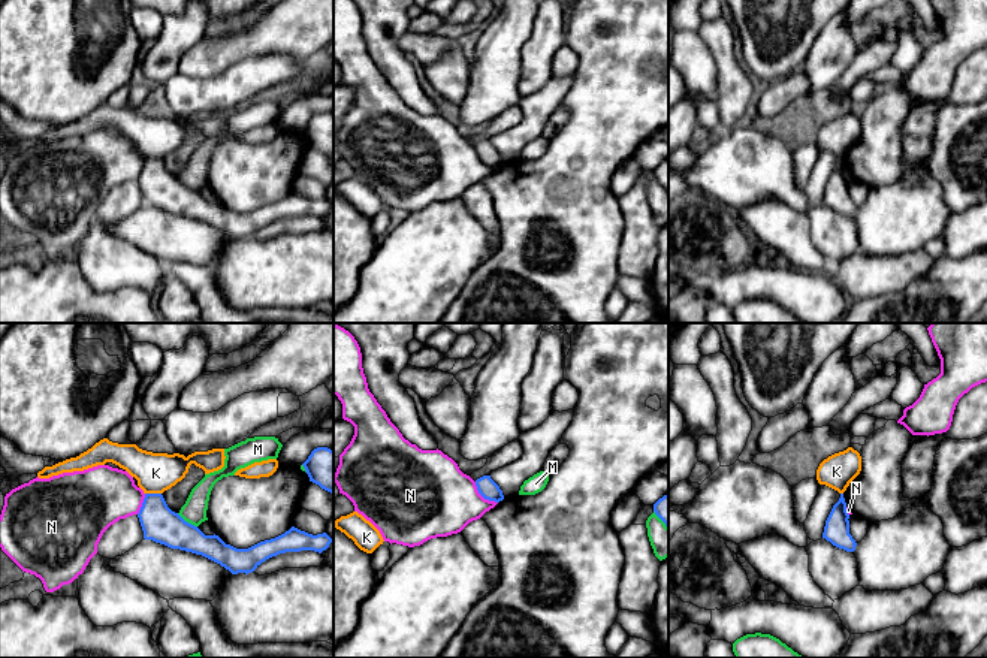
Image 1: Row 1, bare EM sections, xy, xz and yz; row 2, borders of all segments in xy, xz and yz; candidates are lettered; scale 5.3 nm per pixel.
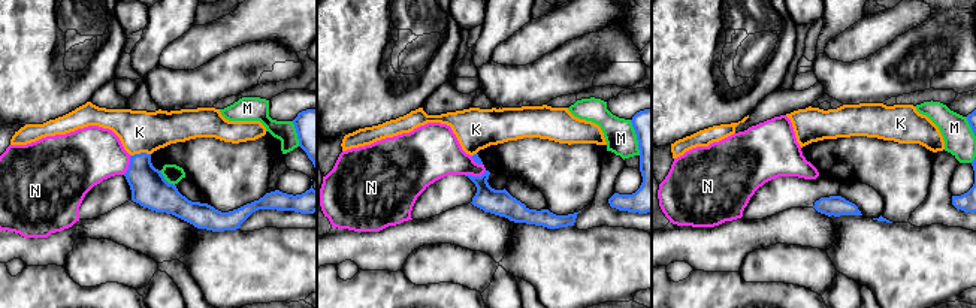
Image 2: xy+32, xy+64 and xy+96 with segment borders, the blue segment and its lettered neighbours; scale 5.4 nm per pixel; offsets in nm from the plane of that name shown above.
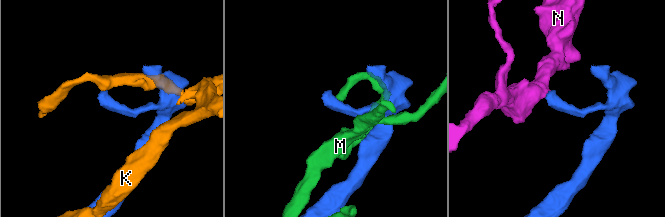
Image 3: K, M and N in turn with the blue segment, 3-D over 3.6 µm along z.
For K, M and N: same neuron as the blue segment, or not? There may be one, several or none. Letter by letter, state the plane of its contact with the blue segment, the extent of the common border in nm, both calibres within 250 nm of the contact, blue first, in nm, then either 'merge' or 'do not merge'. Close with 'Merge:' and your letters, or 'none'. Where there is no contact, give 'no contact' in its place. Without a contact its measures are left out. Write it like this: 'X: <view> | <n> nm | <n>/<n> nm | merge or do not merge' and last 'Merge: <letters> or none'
K: xy | 90 nm | 190/220 nm | do not merge
M: xy | 130 nm | 190/130 nm | do not merge
N: xz | 170 nm | 100/400 nm | do not merge
Merge: none

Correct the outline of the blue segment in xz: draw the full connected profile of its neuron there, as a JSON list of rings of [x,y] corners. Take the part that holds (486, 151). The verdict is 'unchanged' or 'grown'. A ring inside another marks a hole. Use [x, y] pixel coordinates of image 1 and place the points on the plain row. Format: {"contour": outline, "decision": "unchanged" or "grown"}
{"contour": [[[483,141],[476,145],[476,151],[479,159],[489,166],[499,167],[504,164],[502,156],[499,151],[491,144],[491,141]]], "decision": "unchanged"}

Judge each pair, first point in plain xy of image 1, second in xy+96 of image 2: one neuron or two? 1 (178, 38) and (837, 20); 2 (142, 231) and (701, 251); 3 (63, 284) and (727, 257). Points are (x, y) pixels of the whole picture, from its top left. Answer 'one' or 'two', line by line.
1: one
2: one
3: two

